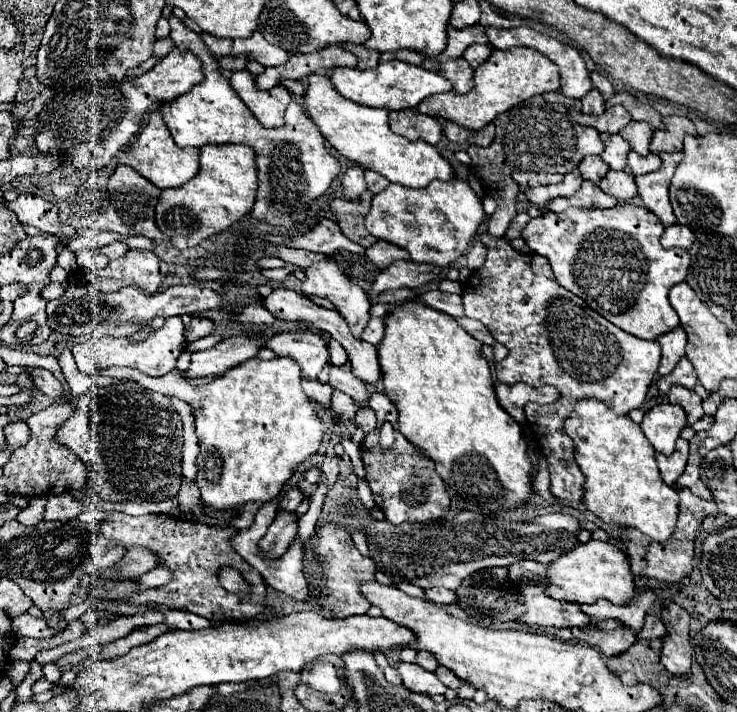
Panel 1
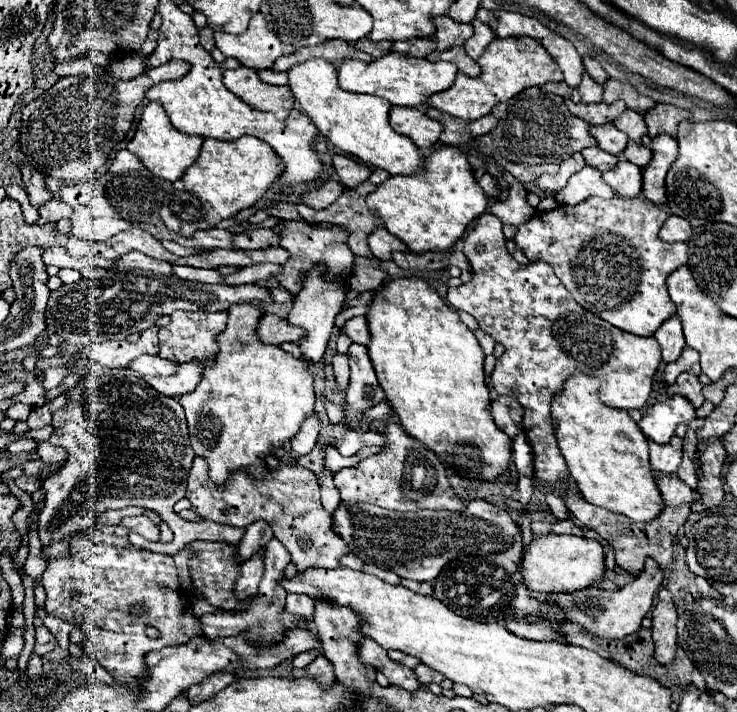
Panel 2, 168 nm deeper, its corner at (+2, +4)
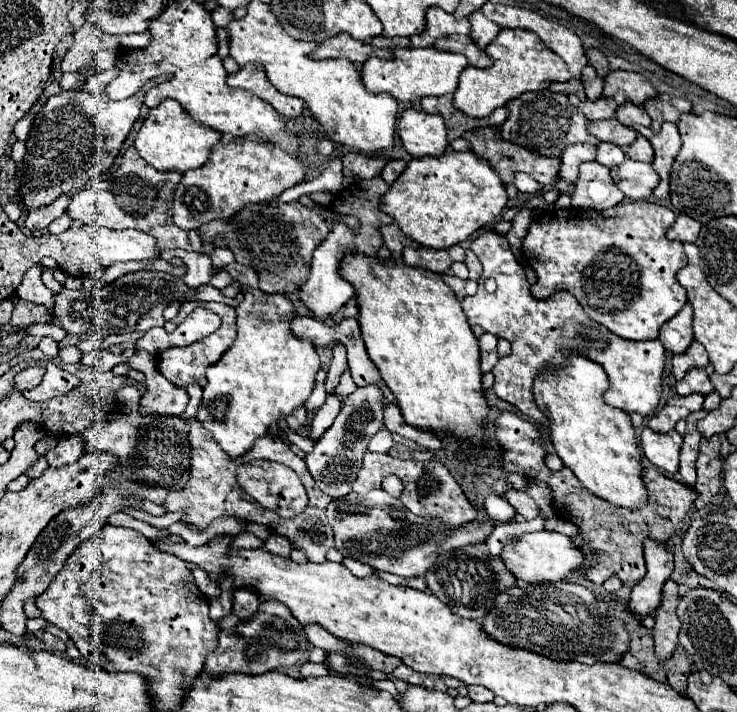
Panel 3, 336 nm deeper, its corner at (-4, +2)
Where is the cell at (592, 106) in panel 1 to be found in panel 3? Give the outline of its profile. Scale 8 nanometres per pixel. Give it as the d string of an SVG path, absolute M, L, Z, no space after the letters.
M585 66L581 82L585 86L585 92L587 92L589 100L597 100L597 98L603 96L603 78L597 76L597 72L595 72L593 66Z

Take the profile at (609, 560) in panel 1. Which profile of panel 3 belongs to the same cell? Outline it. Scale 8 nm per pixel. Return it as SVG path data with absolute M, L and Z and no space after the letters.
M549 530L519 536L515 546L505 546L501 558L517 580L525 580L529 584L559 582L571 574L581 574L587 566L585 552L579 550L579 546L573 544L573 540L569 536L559 534L559 532L549 532Z

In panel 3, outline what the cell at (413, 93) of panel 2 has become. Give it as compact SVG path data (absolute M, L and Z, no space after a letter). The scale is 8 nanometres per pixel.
M397 48L391 60L369 58L363 62L361 80L371 94L389 94L401 102L415 102L423 100L425 96L453 94L457 90L459 74L465 66L467 58L463 54L449 54L437 48Z

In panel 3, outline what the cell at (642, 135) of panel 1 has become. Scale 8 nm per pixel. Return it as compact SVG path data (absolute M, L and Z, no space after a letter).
M625 102L623 106L619 106L617 110L617 120L629 128L633 128L635 124L641 126L651 126L651 118L649 114L645 114L643 106L633 106L631 102Z

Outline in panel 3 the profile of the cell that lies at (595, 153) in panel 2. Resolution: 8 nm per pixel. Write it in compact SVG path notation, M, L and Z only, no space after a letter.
M607 142L597 146L597 162L601 162L603 166L615 168L623 160L625 160L625 152L619 146L613 146L613 144L607 144Z

